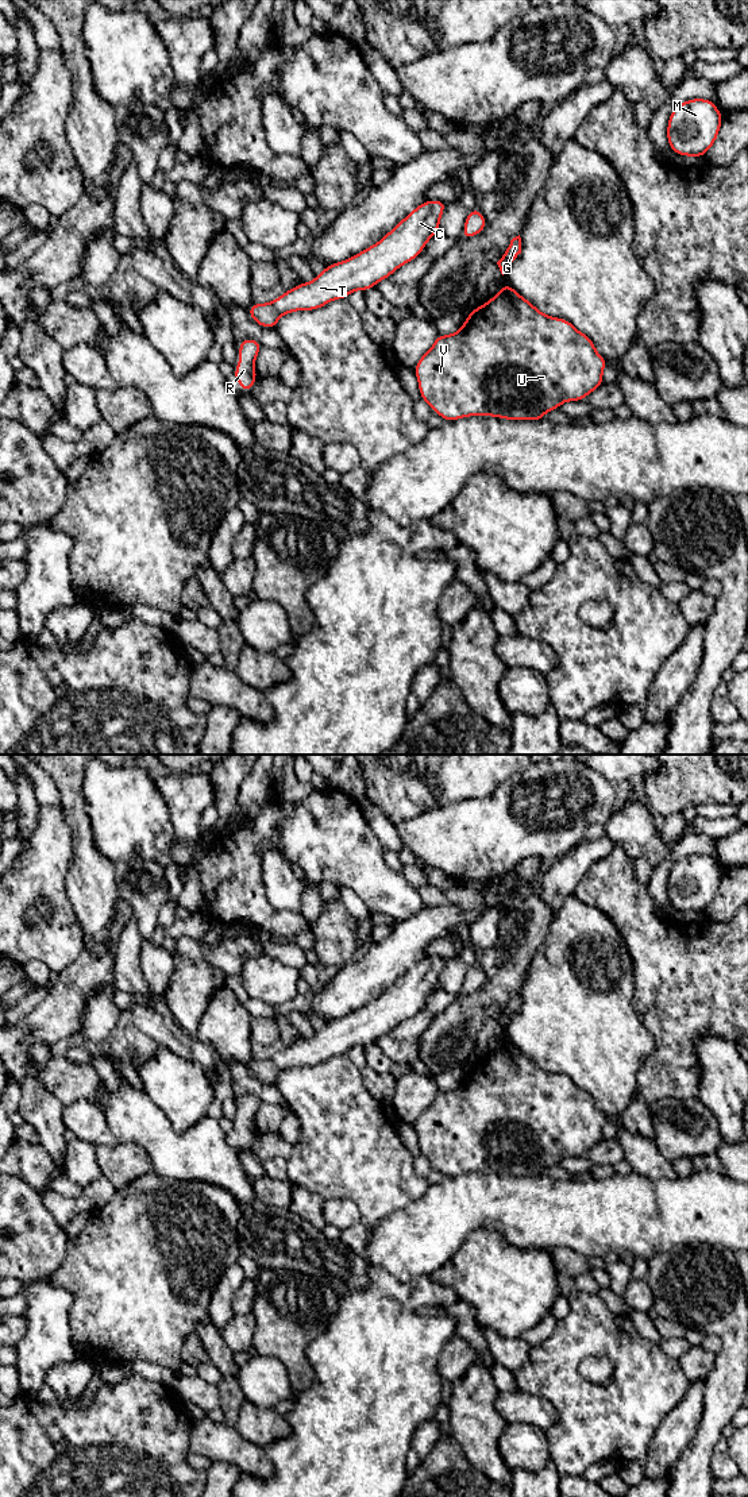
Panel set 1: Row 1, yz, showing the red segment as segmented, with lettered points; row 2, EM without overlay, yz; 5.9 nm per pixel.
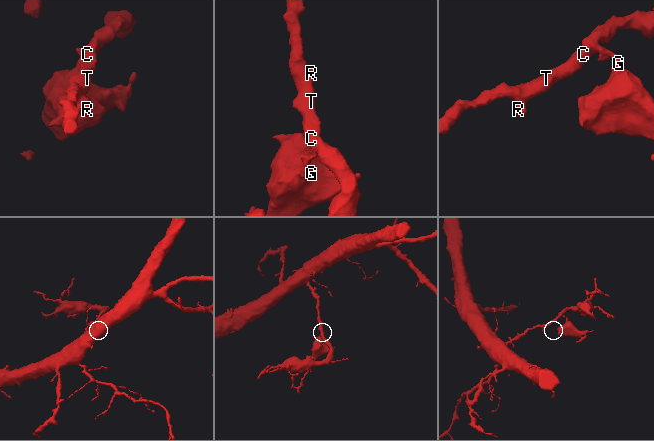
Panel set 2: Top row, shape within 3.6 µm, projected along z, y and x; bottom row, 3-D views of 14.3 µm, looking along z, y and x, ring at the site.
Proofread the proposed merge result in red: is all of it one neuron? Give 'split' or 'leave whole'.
split

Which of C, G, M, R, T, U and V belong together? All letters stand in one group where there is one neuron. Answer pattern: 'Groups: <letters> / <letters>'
Groups: C M R T / G U V

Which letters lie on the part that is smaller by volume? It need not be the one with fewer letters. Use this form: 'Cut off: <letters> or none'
Cut off: G, U, V

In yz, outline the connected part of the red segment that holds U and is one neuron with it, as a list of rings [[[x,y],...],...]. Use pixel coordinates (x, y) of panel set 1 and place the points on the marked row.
[[[505,283],[493,298],[474,308],[454,335],[437,335],[431,350],[416,363],[415,373],[421,400],[444,421],[470,416],[536,421],[543,420],[545,412],[558,409],[563,402],[583,401],[604,385],[602,373],[606,363],[587,335],[566,319],[544,315]]]

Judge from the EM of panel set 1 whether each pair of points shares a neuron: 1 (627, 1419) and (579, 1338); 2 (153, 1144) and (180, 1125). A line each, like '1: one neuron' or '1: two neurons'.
1: one neuron
2: two neurons

